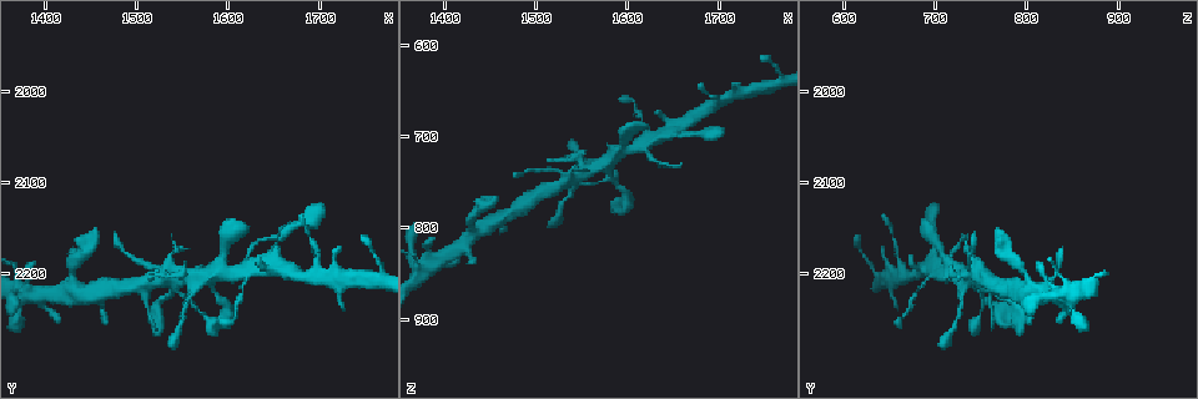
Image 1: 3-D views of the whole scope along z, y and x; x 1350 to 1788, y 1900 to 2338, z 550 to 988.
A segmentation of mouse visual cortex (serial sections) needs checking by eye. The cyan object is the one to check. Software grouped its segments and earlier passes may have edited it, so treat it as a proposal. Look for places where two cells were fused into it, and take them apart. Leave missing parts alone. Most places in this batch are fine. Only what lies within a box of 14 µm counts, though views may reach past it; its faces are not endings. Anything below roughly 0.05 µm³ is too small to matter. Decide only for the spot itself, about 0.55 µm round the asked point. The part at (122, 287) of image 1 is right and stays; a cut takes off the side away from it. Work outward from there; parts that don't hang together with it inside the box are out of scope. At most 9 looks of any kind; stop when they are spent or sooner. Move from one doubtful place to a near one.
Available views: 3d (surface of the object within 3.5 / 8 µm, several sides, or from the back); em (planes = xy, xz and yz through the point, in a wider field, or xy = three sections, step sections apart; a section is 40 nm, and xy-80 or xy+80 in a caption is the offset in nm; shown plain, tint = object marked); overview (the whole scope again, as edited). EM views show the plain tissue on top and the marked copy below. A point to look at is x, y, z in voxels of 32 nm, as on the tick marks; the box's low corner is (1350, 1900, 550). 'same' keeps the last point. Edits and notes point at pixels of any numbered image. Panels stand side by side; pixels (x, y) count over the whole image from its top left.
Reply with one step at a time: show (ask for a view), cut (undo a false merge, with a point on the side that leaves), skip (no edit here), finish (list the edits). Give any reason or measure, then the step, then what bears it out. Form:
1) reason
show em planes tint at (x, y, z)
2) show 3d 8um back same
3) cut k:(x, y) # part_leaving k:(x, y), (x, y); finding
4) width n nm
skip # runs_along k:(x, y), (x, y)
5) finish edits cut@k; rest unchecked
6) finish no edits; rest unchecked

calibre changes
show 3d 8um at (1560, 2235, 750)

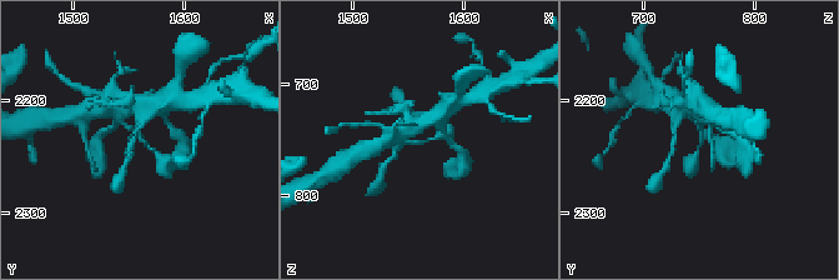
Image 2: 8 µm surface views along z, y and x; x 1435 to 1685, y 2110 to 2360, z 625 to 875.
arm_widths 200, 200 nm
show em xy step 3 tint at (1562, 2236, 752)

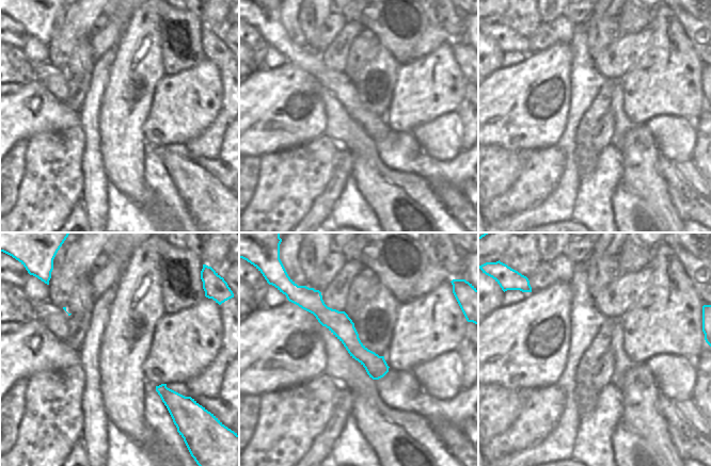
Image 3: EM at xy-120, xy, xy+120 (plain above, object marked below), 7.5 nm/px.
skip # runs_along 3:(312, 300), (380, 374); all the same cell

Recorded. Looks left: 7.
sudden change in width
show 3d 8um at (1620, 2210, 690)

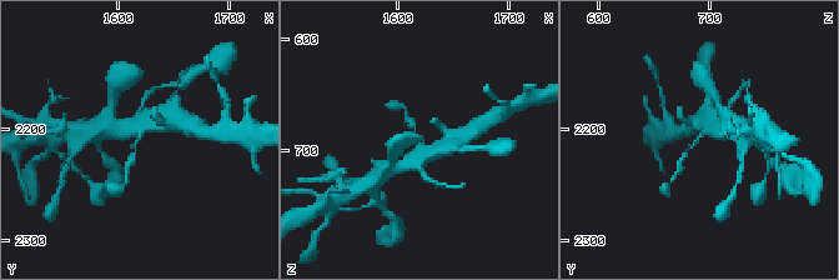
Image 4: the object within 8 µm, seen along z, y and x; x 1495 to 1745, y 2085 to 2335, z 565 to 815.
closer look
show 3d 3.5um at (1620, 2208, 692)

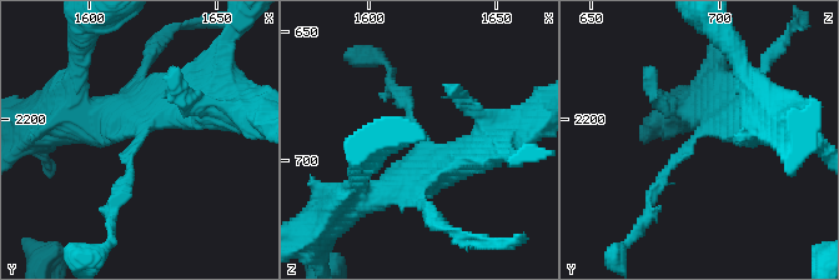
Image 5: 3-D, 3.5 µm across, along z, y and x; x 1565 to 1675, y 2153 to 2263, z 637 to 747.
arm_widths 150, 350 nm; shape alone is not enough
show em xy step 1 tint at (1619, 2208, 690)

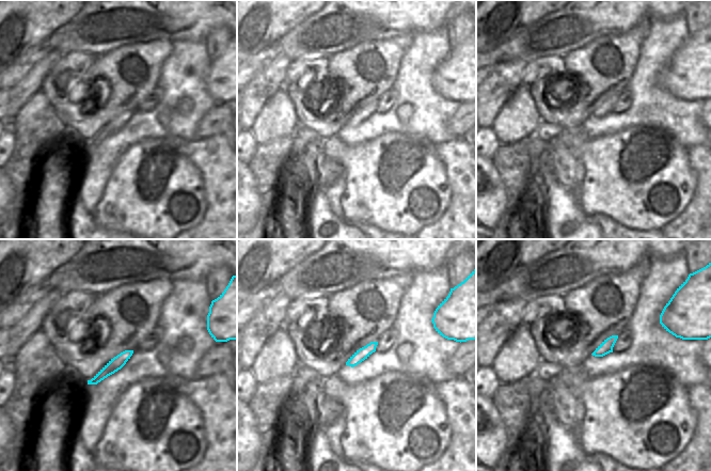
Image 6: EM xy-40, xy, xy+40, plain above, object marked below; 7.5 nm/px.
skip # runs_along 6:(129, 352), (93, 381); all the same cell

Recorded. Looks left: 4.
thick turns thin
show 3d 8um back at (1650, 2165, 700)

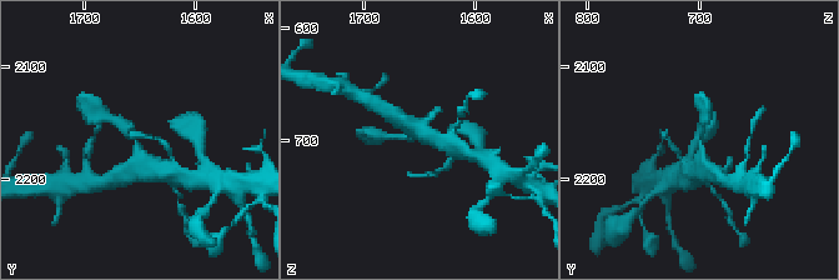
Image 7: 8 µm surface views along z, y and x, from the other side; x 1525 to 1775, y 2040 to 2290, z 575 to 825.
arm_widths 200, 400 nm
show em planes tint at (1654, 2164, 702)

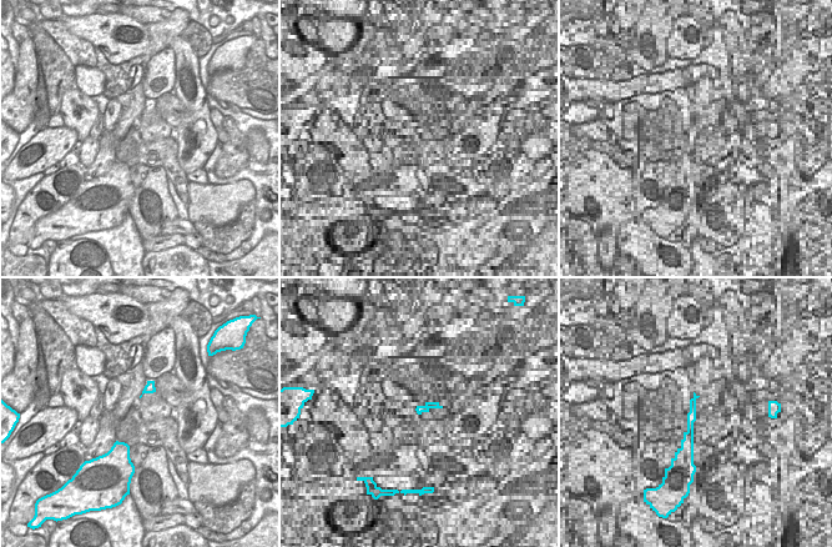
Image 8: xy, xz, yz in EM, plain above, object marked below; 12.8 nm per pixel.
skip # runs_along 7:(152, 173), (130, 133), (106, 118); continuous, no second cell

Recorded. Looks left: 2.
show 3d 3.5um back at (1430, 2215, 805)

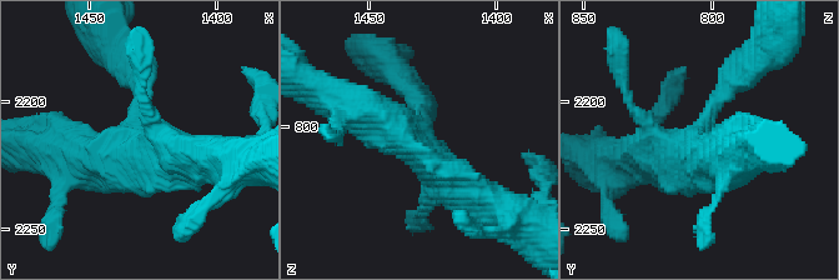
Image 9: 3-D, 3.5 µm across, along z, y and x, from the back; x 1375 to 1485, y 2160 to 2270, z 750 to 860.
arms 4; arm_widths 200, 300, 500, 500 nm; shape alone is not enough
show em xy step 5 tint at (1432, 2212, 803)

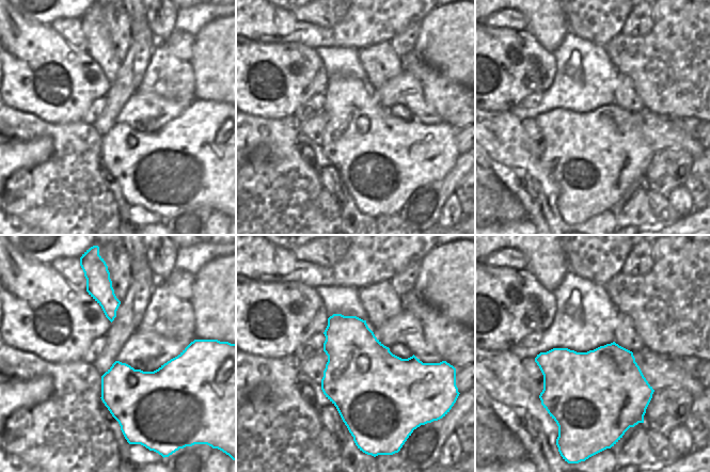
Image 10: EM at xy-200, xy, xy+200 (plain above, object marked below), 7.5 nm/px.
skip # runs_along 9:(342, 103), (400, 131), (480, 195); one cell here

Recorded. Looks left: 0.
finish no edits; rest unchecked

